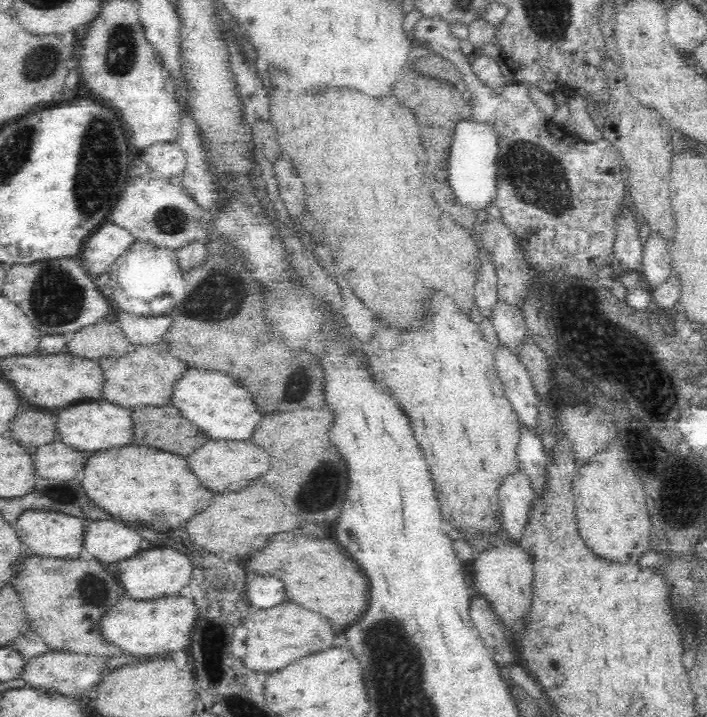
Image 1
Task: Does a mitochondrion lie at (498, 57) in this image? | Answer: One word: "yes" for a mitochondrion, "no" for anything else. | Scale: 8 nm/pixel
no

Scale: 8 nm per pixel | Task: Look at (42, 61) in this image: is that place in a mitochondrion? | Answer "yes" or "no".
yes

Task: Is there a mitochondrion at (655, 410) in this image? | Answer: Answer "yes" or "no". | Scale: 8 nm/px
no

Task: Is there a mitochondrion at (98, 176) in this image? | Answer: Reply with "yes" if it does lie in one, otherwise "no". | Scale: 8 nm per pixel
yes

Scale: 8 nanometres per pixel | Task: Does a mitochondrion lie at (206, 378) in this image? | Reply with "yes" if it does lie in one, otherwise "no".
no

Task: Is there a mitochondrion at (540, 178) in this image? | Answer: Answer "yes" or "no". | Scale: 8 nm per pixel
yes

